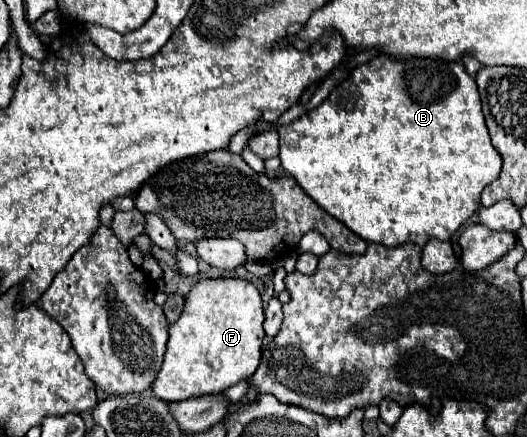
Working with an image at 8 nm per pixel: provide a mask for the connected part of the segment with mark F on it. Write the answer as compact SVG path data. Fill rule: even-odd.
M207 278L197 282L187 294L187 304L183 314L175 324L169 326L169 342L163 366L151 386L153 394L165 402L179 402L193 396L217 394L233 384L247 380L255 374L261 362L261 342L263 342L263 304L259 290L241 278Z

